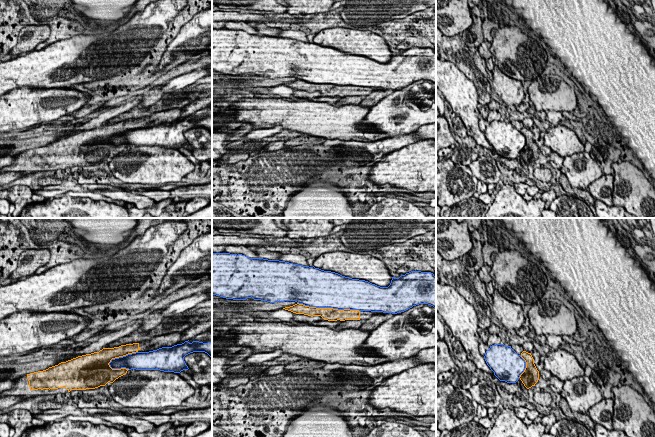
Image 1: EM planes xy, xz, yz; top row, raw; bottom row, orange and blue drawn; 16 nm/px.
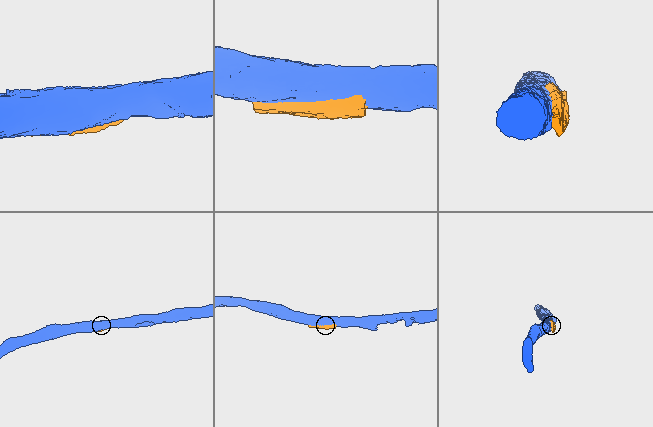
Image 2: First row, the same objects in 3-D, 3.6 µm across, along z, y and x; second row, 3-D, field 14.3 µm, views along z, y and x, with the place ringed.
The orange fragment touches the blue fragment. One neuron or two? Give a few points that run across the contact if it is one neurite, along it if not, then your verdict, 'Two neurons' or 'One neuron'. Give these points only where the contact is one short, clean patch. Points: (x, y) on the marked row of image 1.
Two neurons

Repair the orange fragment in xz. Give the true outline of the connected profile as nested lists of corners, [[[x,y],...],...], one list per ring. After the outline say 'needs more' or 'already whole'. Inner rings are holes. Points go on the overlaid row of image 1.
[[[295,304],[290,307],[283,308],[296,314],[304,314],[308,316],[321,316],[324,320],[328,321],[345,321],[345,320],[367,320],[375,315],[375,312],[371,311],[359,311],[359,310],[338,310],[333,308],[316,308],[309,307],[303,304]]] | needs more

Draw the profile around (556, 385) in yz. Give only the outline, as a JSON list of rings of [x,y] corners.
[[[553,375],[549,379],[549,386],[555,393],[560,394],[563,391],[563,382]]]

